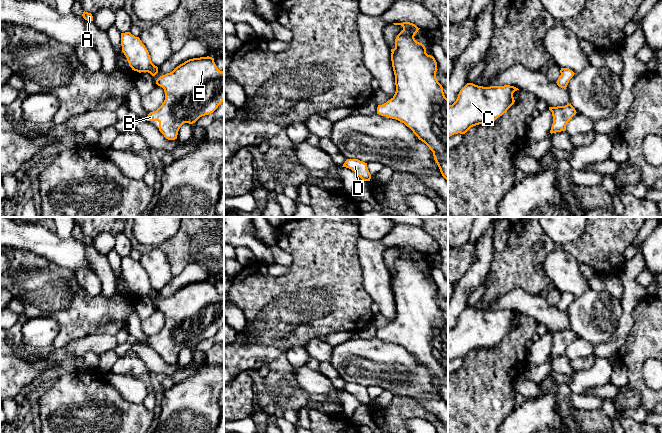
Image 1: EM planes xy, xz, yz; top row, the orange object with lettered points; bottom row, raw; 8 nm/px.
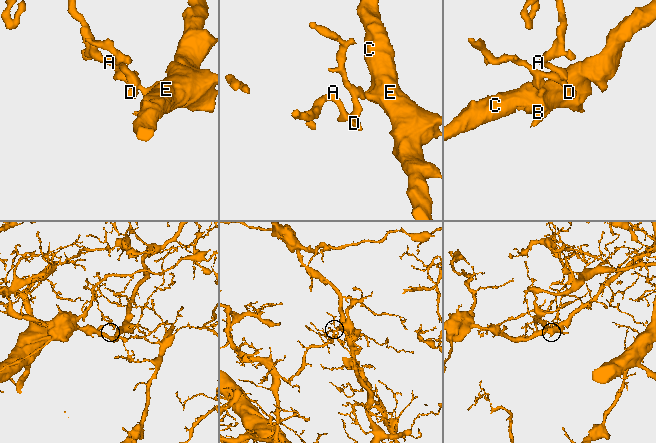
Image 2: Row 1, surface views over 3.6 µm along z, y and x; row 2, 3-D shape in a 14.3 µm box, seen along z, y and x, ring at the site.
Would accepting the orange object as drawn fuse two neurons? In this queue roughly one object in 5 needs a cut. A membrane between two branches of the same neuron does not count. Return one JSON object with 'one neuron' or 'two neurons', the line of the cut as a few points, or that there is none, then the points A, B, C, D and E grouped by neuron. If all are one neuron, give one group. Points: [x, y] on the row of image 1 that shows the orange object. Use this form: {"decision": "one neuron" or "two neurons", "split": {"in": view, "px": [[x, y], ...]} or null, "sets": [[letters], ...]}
{"decision": "one neuron", "split": null, "sets": [["A", "B", "C", "D", "E"]]}

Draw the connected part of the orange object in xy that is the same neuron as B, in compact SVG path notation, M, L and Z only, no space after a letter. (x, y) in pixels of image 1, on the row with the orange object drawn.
M212 57L193 58L177 66L172 72L160 76L156 84L164 89L165 100L162 105L146 117L147 121L158 121L159 131L168 140L177 139L178 131L184 123L193 124L200 117L213 113L224 101L224 72L220 71Z

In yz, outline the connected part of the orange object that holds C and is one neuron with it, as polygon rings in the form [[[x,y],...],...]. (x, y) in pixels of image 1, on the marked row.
[[[467,83],[459,92],[456,101],[448,106],[448,137],[465,134],[479,124],[492,124],[514,104],[513,93],[519,90],[510,85],[483,87]]]

